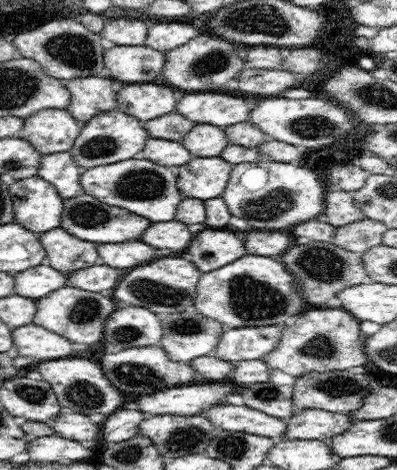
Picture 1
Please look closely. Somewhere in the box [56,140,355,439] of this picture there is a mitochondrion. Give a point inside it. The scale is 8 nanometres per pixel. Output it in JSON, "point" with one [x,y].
{"point":[250,298]}

